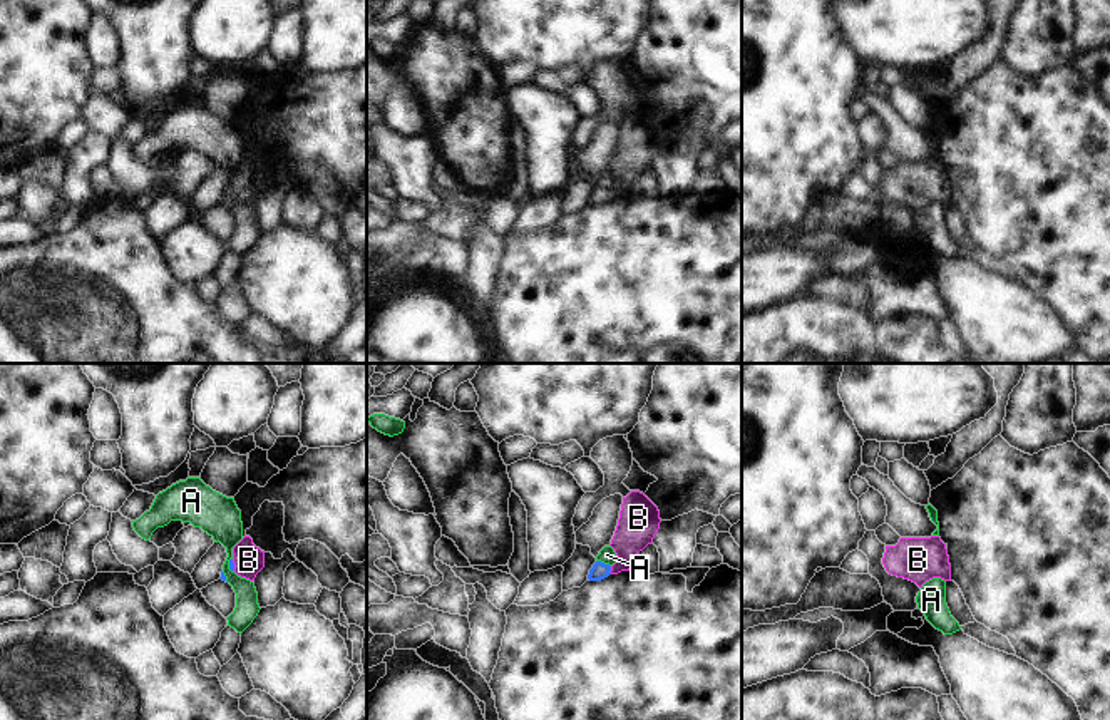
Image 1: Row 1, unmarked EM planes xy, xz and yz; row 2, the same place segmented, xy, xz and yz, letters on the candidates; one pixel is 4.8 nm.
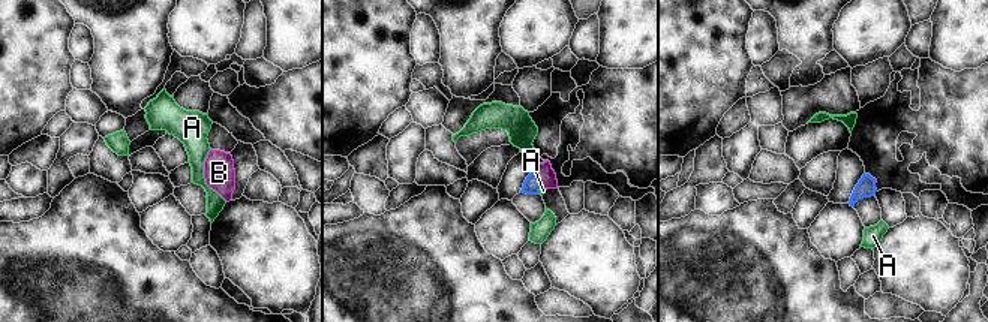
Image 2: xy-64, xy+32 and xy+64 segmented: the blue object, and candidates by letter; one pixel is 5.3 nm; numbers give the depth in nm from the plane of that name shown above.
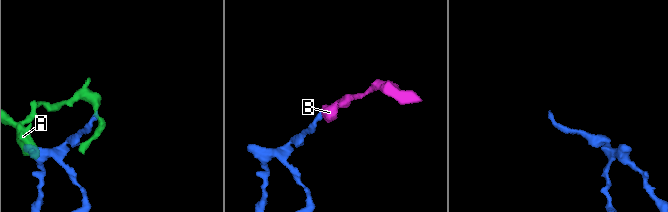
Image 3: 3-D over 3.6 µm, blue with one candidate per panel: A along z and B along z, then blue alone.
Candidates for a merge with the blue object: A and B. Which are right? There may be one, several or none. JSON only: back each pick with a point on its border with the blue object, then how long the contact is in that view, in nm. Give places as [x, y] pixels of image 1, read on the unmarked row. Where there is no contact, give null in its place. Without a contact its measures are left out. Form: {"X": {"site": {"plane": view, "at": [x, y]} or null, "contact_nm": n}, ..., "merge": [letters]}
{"B": {"site": {"plane": "xz", "at": [610, 195]}, "contact_nm": 40}, "merge": ["B"]}

